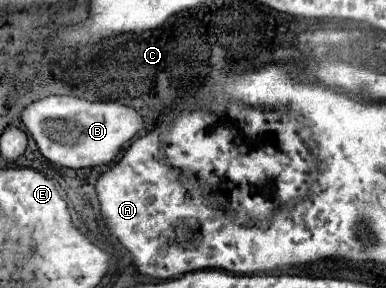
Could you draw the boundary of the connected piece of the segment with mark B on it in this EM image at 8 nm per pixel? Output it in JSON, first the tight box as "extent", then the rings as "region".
{"extent":[20,96,144,168],"region":[[[46,96],[36,100],[20,112],[20,120],[32,134],[42,156],[66,168],[110,164],[118,152],[144,128],[142,118],[134,108],[118,102],[88,102],[74,96]]]}

